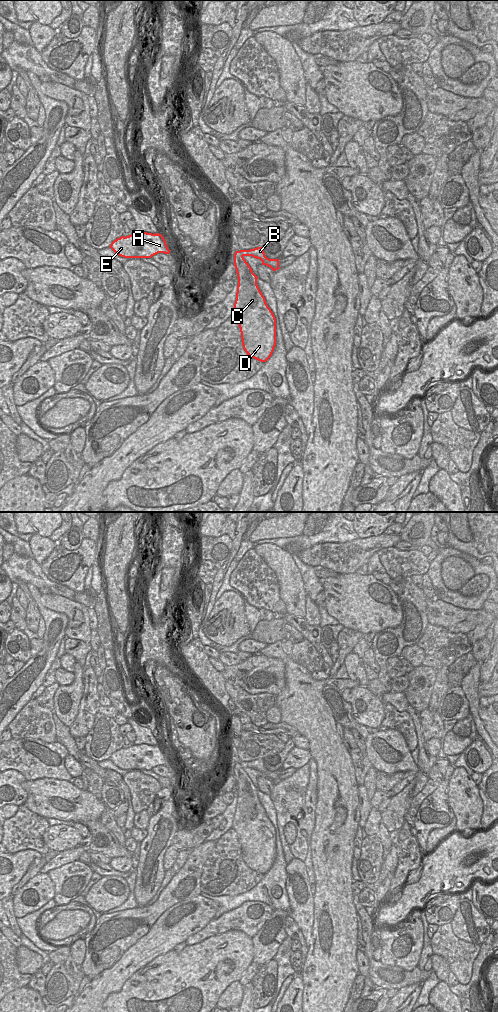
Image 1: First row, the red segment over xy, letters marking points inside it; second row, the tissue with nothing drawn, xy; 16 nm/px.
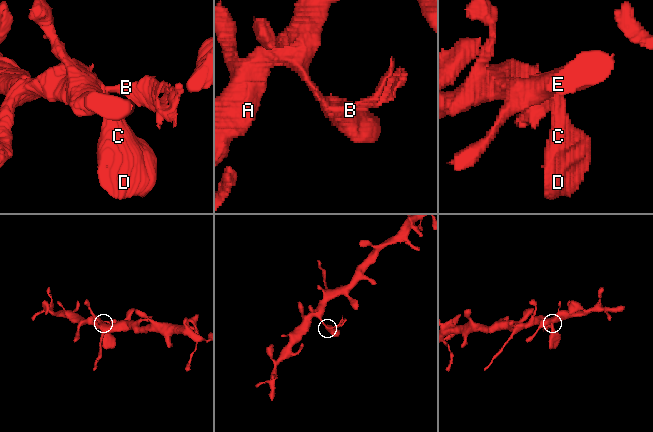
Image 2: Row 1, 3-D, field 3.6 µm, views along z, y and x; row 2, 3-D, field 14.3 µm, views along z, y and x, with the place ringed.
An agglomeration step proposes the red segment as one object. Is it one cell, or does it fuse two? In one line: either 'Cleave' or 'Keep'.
Cleave

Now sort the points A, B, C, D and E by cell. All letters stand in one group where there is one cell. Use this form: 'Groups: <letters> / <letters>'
Groups: A C D E / B

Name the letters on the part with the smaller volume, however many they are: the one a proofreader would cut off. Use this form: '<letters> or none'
B

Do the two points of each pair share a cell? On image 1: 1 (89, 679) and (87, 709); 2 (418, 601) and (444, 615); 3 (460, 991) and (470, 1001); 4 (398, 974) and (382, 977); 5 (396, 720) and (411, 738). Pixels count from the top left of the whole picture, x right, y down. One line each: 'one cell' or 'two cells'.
1: one cell
2: two cells
3: one cell
4: one cell
5: one cell

